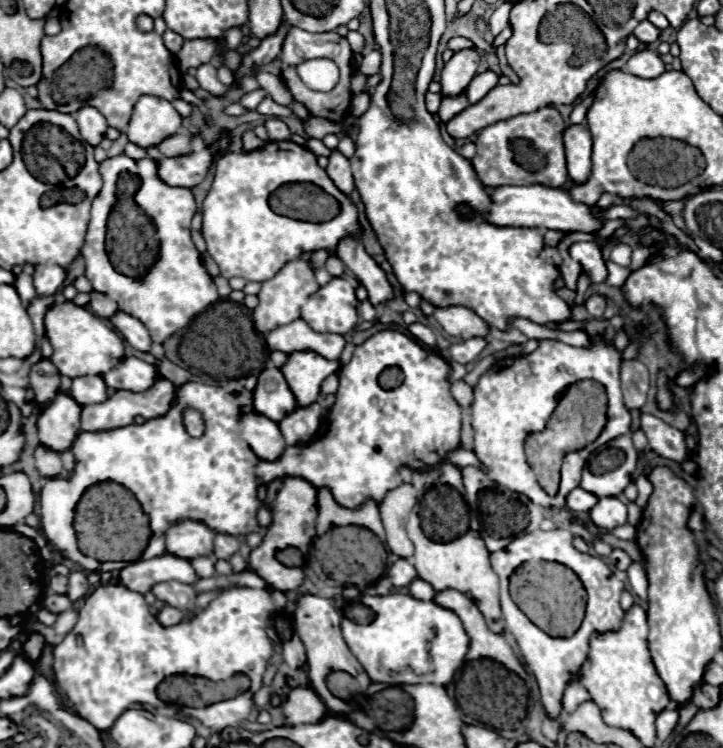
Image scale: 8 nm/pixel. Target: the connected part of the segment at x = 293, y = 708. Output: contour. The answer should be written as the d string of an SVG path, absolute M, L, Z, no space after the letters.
M295 688L291 690L287 702L283 704L283 712L287 724L295 726L295 724L319 722L321 718L325 718L327 708L313 688Z

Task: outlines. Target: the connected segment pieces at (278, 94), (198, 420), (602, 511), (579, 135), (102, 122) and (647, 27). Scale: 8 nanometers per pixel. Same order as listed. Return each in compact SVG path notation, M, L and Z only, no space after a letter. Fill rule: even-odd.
M257 70L257 72L255 72L255 80L259 82L261 88L267 90L267 94L269 94L277 104L281 104L281 106L289 106L289 104L291 104L293 96L289 94L287 86L283 84L283 80L281 80L279 76L269 74L269 72L263 72L263 70Z
M183 412L183 424L191 436L201 436L203 434L203 418L197 412Z
M599 498L597 506L589 510L589 518L597 528L609 532L627 522L627 506L617 498Z
M569 126L563 134L567 152L567 172L573 184L585 182L591 170L591 134L587 126Z
M83 106L73 116L75 116L77 124L79 124L79 130L81 130L83 140L89 142L91 146L97 146L103 140L105 130L107 130L105 116L101 112L97 112L95 108L91 108L91 106Z
M643 20L643 22L633 30L633 34L635 34L635 38L637 38L639 42L643 42L643 44L651 44L651 42L655 42L655 40L659 38L659 30L657 30L649 20Z

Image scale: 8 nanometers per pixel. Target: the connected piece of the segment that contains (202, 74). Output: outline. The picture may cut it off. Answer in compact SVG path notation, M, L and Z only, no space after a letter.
M211 64L199 66L195 78L197 78L197 82L199 82L199 86L201 86L203 90L207 90L209 94L213 94L213 96L217 96L217 98L223 98L223 96L229 92L229 88L223 86L223 84L217 80L217 70L215 70Z

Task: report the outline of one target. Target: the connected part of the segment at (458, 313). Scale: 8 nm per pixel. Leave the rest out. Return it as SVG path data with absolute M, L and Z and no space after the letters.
M463 306L437 308L433 316L447 334L457 336L461 340L469 340L475 336L485 338L489 334L489 324L483 318L479 318L473 310Z

